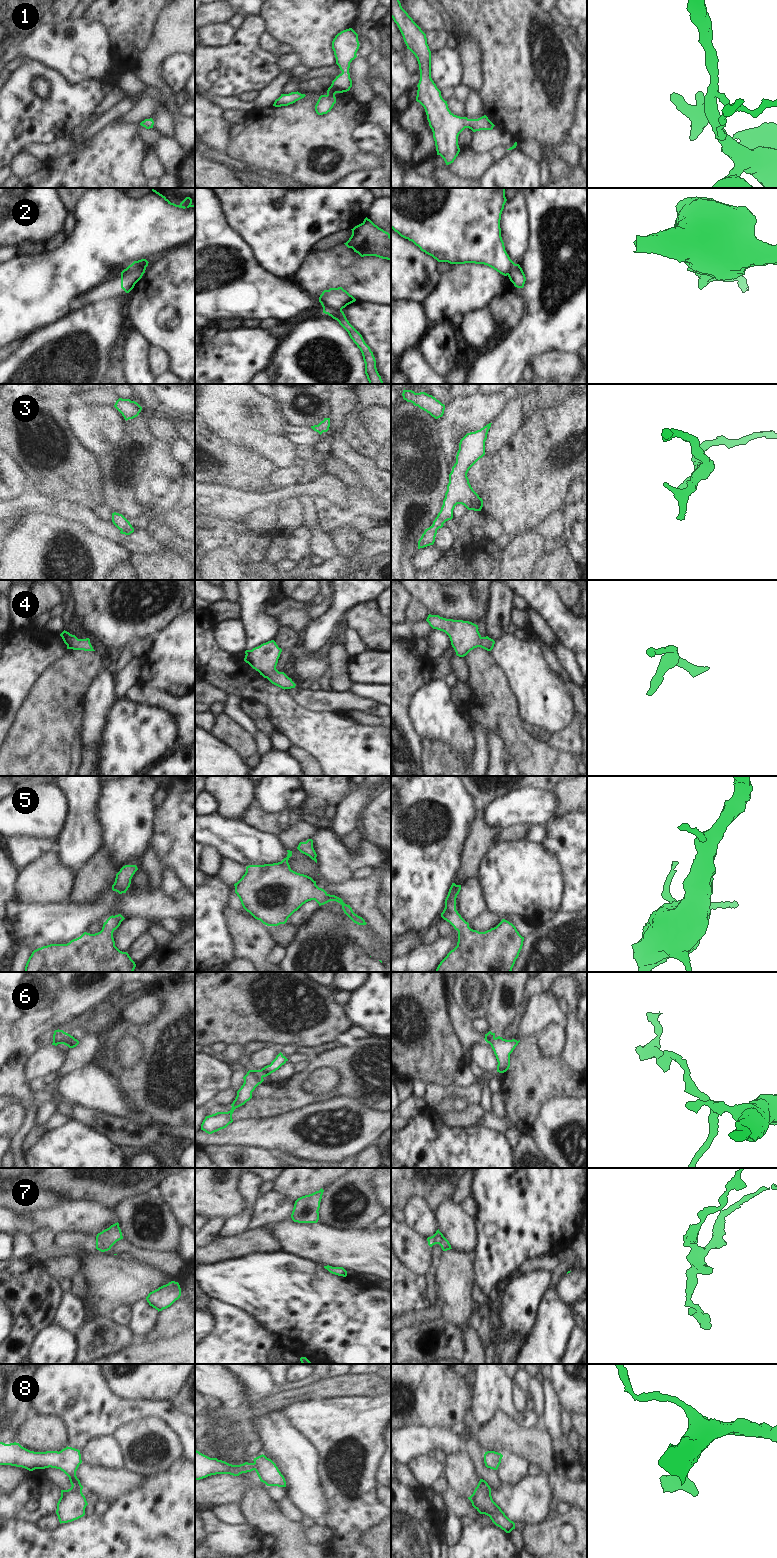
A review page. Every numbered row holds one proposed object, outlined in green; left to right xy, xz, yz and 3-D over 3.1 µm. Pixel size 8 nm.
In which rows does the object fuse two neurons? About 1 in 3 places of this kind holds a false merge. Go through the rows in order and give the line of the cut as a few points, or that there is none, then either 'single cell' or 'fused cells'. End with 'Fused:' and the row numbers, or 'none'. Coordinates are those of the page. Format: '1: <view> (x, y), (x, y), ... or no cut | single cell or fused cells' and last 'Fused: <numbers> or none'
1: no cut | single cell
2: xz (323, 308), (325, 310), (341, 310) | fused cells
3: no cut | single cell
4: no cut | single cell
5: no cut | single cell
6: no cut | single cell
7: no cut | single cell
8: no cut | single cell
Fused: 2

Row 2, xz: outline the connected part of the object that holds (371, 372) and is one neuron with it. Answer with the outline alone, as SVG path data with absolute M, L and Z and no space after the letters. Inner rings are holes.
M330 310L323 313L328 314L348 332L350 338L360 349L365 363L365 374L369 384L384 384L376 368L376 360L370 347L365 343L362 335L349 323L342 310Z

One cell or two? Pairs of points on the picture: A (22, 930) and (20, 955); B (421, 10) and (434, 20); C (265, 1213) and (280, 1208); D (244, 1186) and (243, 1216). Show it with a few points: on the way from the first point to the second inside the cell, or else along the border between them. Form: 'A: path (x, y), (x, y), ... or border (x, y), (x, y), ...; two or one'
A: border (17, 947), (29, 947), (33, 950); two
B: path (424, 13), (431, 20); one
C: path (269, 1209), (276, 1208); one
D: path (248, 1193), (248, 1209); one

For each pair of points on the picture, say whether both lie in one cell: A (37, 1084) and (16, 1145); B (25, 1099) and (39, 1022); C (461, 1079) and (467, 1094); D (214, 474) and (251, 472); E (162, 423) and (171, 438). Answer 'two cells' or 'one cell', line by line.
A: two cells
B: one cell
C: two cells
D: one cell
E: one cell

